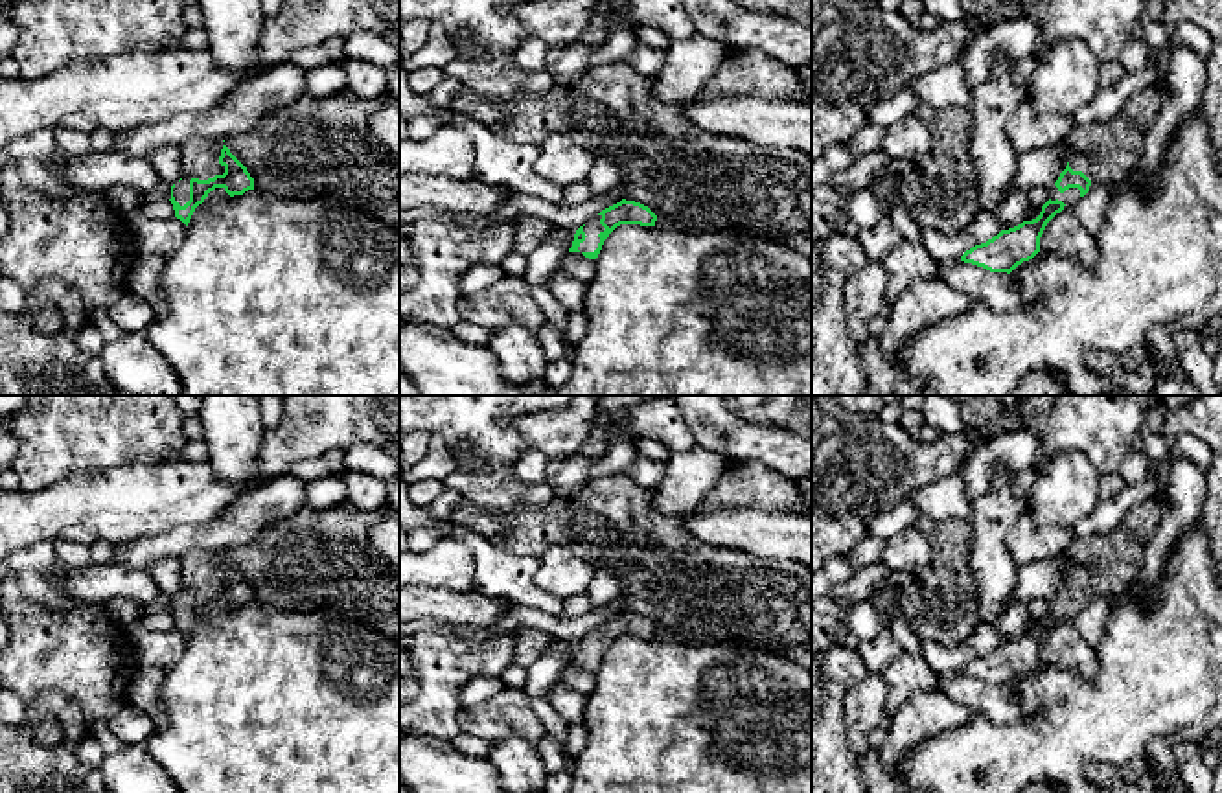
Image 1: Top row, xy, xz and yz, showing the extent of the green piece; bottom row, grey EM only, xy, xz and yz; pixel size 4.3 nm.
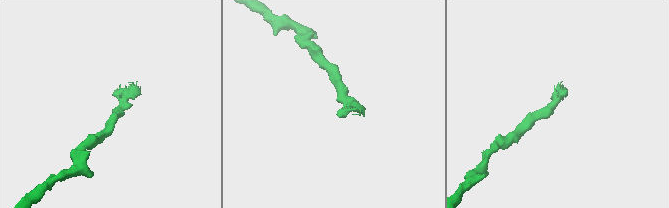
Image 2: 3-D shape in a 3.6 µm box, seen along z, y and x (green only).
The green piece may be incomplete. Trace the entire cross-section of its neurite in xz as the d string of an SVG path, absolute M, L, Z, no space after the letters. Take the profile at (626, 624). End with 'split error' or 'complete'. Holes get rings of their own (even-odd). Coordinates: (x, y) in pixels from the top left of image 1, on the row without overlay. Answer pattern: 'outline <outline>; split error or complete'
outline M622 611L620 615L602 622L587 637L574 646L569 664L582 664L589 672L596 672L604 653L620 637L655 638L657 627L644 616Z; split error

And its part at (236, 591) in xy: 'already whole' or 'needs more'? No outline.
needs more

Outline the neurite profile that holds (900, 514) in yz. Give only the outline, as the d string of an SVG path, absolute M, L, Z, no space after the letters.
M896 500L891 506L883 508L878 515L870 519L870 532L891 537L909 524L916 523L916 508L907 500Z

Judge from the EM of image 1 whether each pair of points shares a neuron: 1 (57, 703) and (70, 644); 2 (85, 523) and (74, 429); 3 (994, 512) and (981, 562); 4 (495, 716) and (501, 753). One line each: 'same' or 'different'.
1: different
2: different
3: same
4: different

